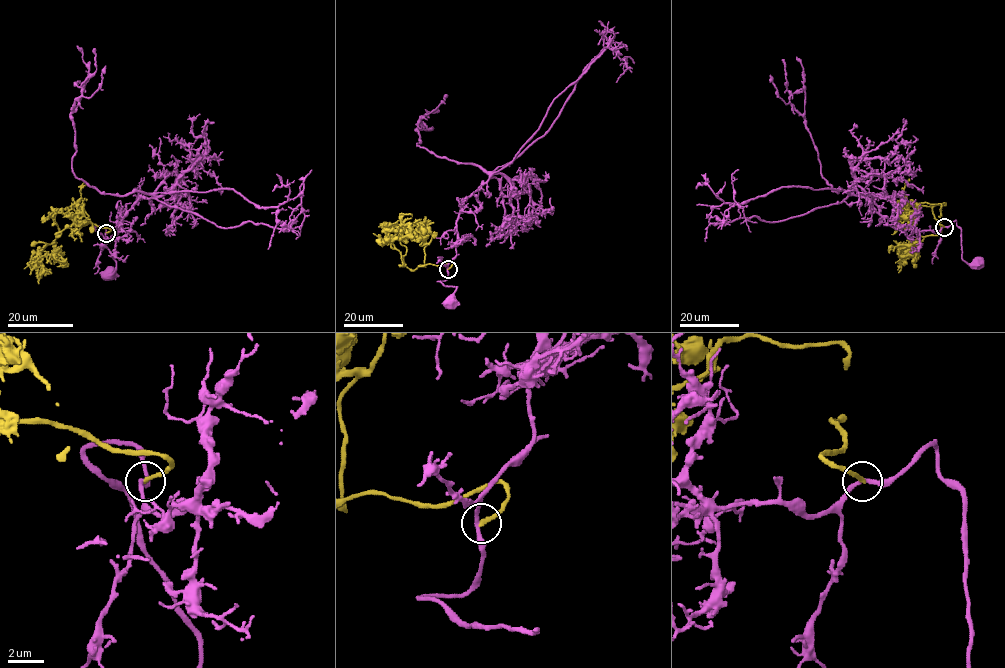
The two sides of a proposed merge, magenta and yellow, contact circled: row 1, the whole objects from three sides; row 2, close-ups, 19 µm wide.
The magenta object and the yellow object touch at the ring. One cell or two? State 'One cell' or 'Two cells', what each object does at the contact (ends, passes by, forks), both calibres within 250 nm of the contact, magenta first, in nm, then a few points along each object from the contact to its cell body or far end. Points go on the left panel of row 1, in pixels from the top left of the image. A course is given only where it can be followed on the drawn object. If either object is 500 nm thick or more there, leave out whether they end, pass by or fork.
Two cells. At the ring magenta passes by. At the ring yellow ends. Thickness 220 nm (magenta) against 240 nm. Course of magenta: (105, 233), (104, 226), (95, 228), (103, 236), (104, 245), (115, 261), (116, 267), (109, 273). Course of yellow: (106, 233), (111, 229), (77, 221), (70, 206), (56, 209), (54, 247), (46, 243), (40, 253), (67, 257)

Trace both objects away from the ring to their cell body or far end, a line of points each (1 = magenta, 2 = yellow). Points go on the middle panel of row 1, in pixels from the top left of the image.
1: (447, 269), (446, 280), (437, 281), (457, 286), (451, 302)
2: (448, 269), (451, 262), (411, 270), (402, 257), (400, 266), (388, 233), (400, 225), (401, 214), (412, 216)

